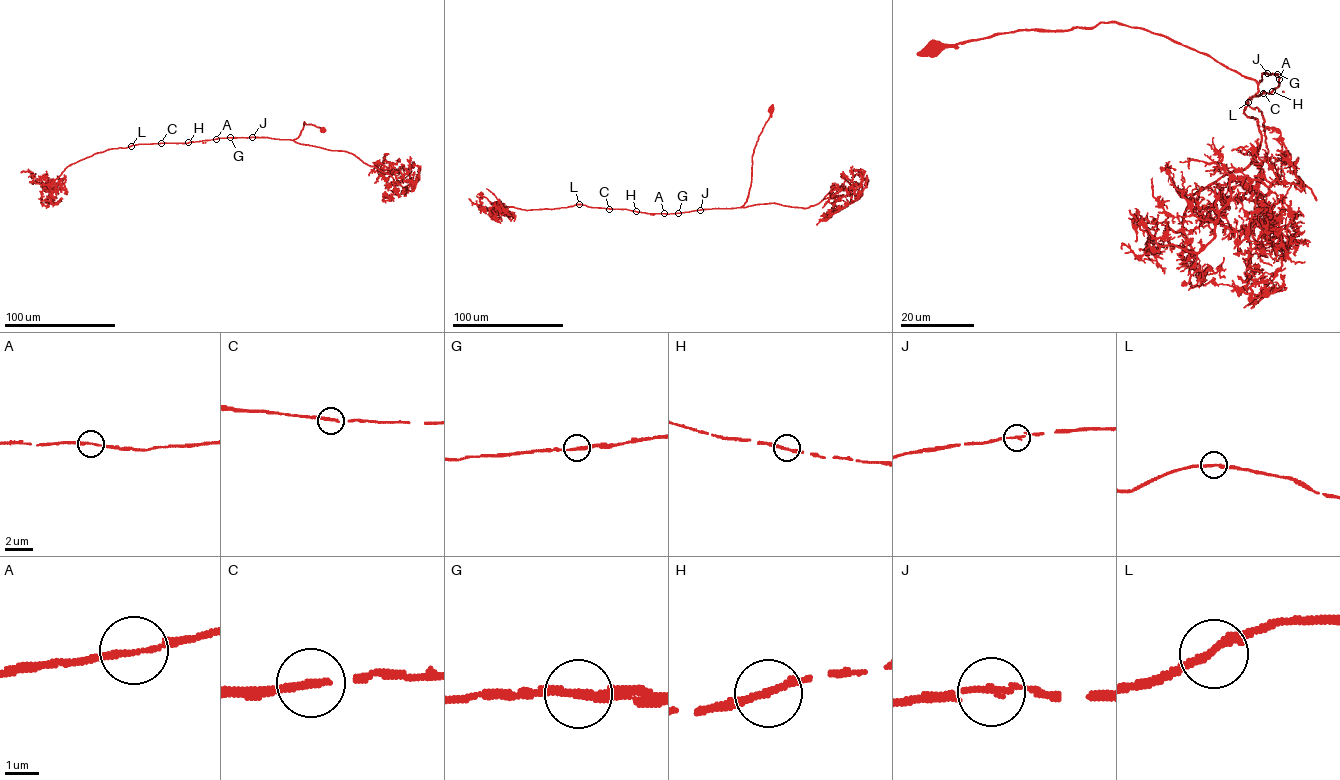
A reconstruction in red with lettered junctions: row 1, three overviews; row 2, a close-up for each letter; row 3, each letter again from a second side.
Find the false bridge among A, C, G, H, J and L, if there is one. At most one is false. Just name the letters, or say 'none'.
none

